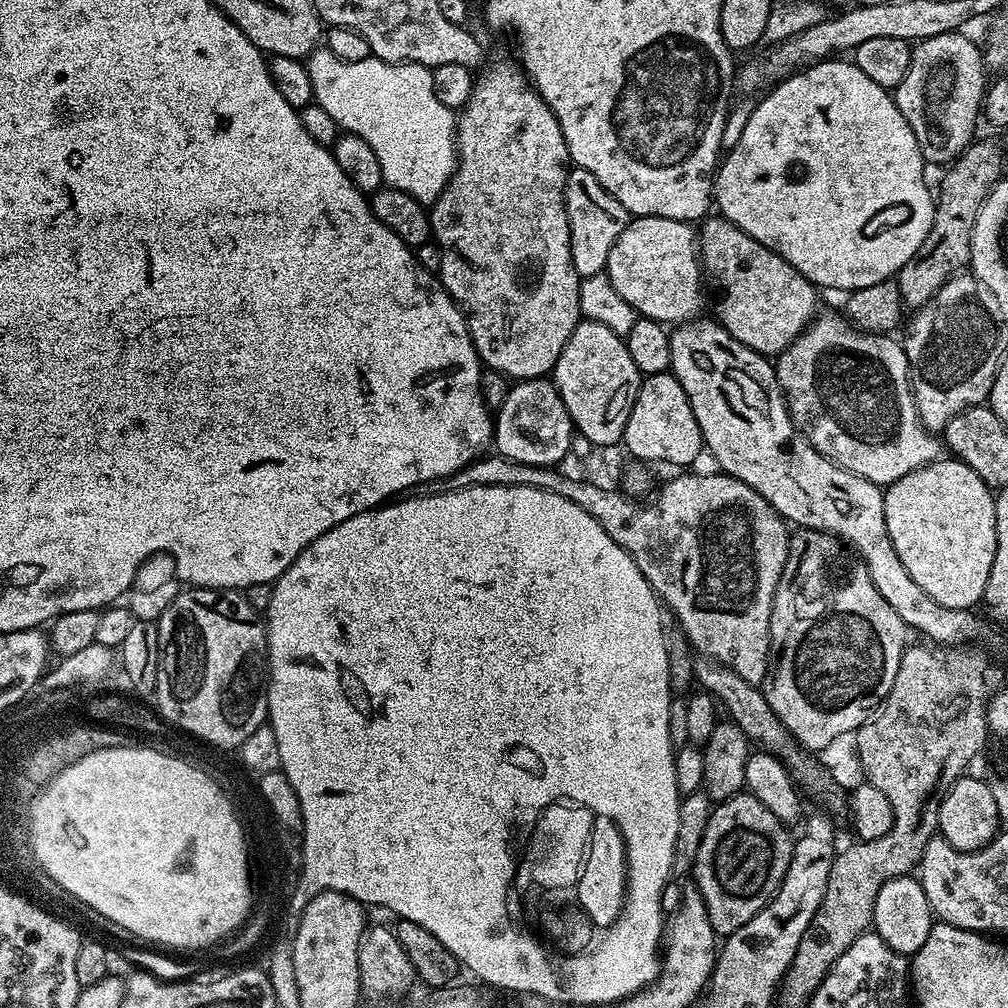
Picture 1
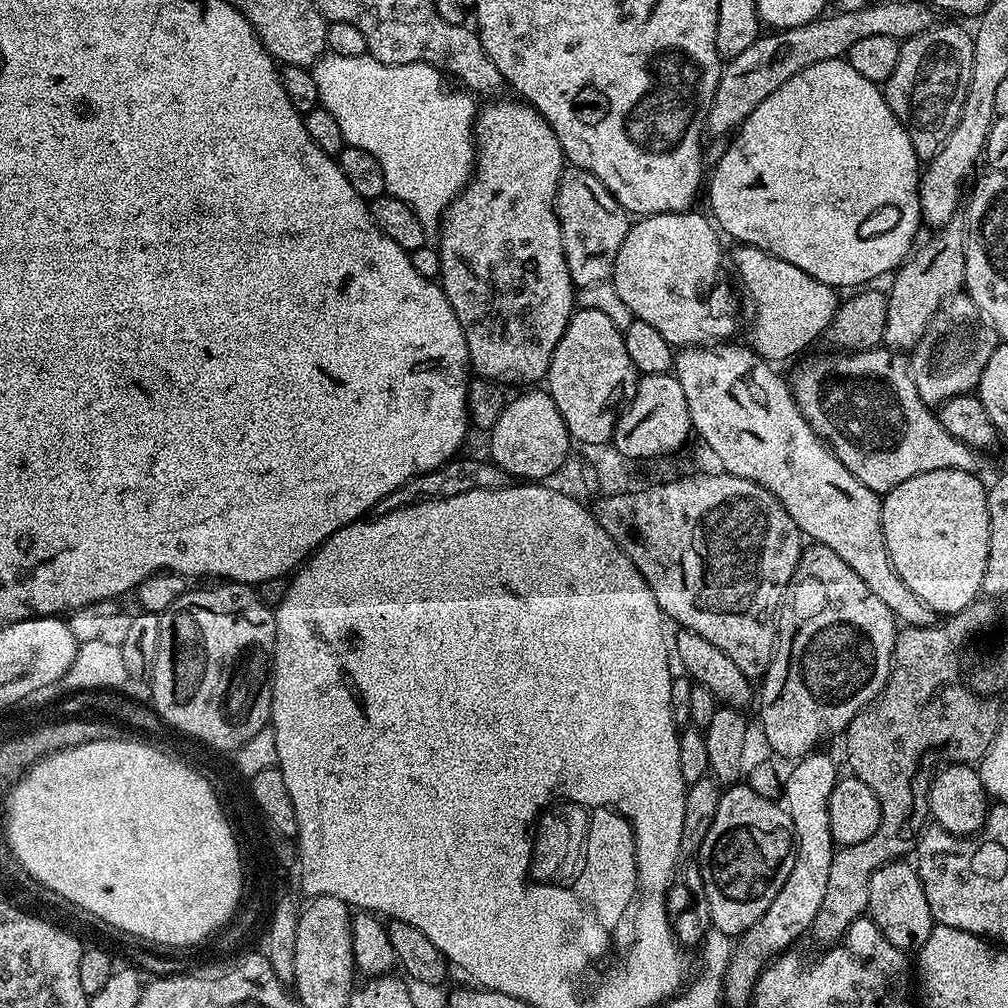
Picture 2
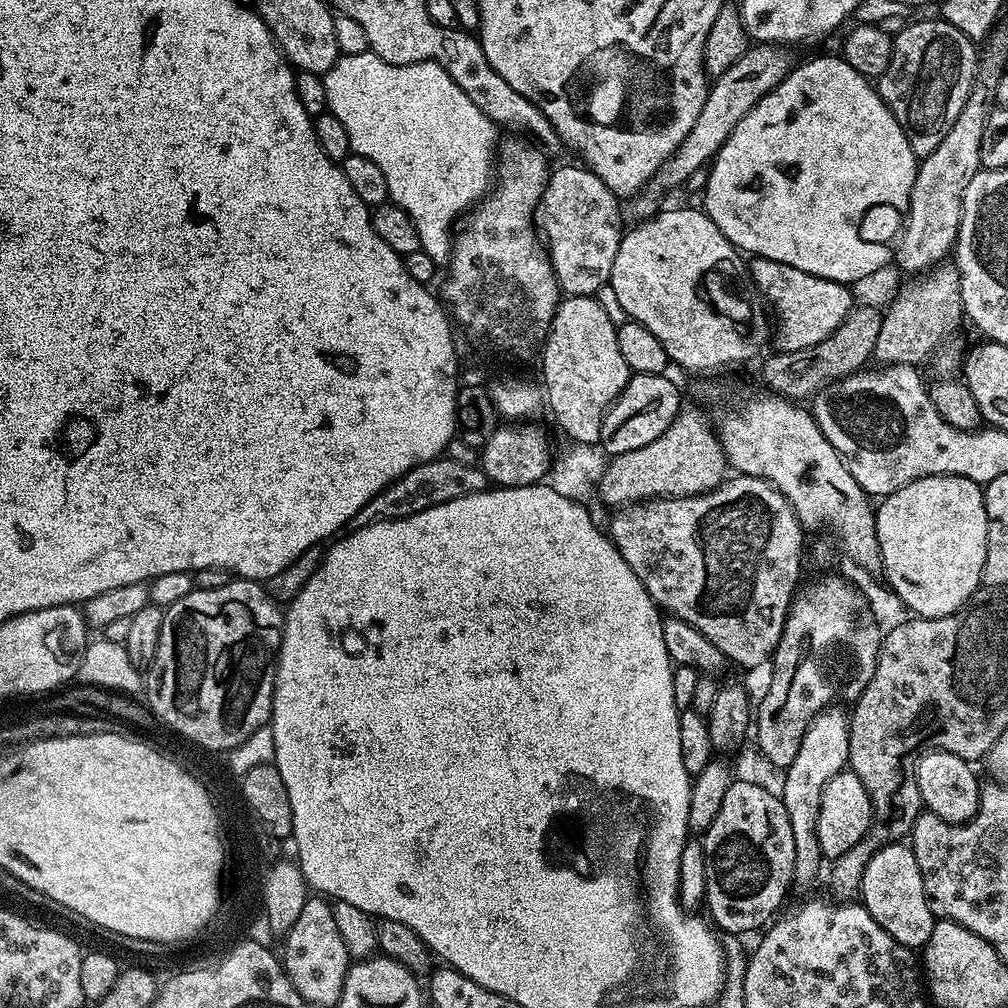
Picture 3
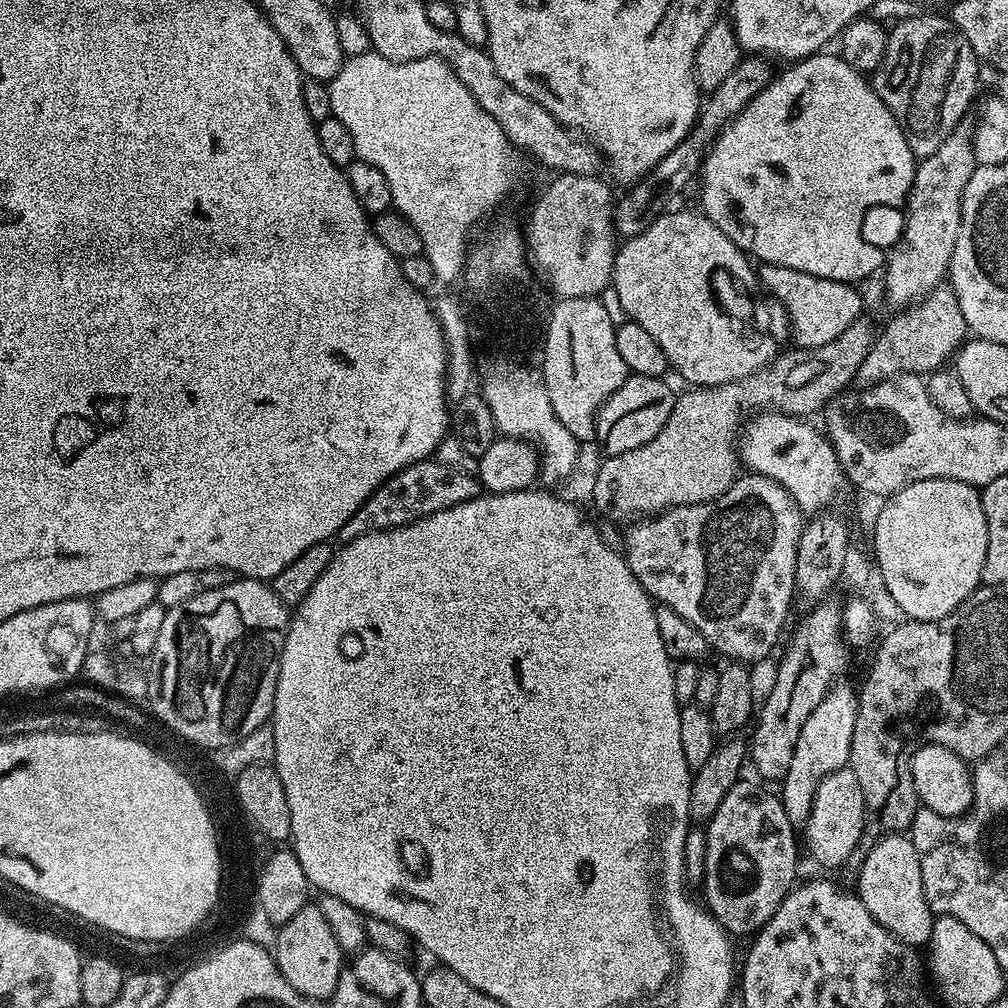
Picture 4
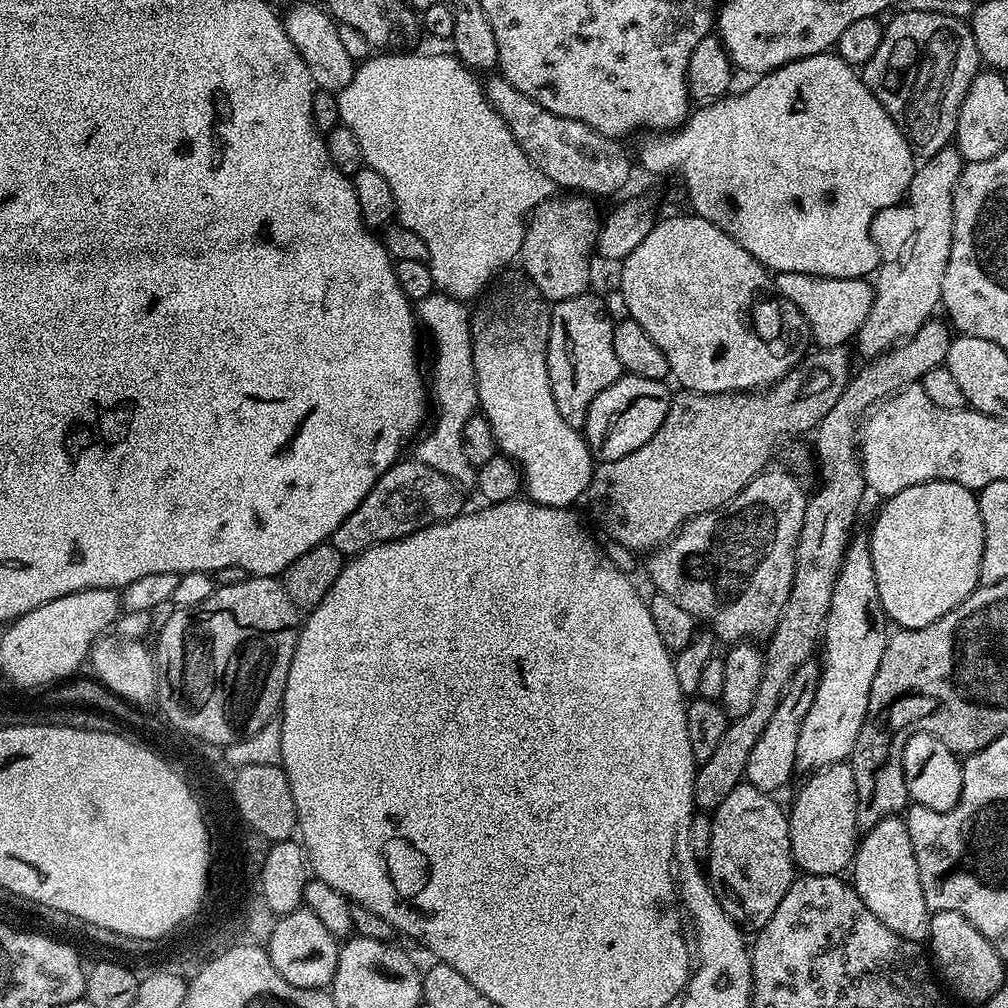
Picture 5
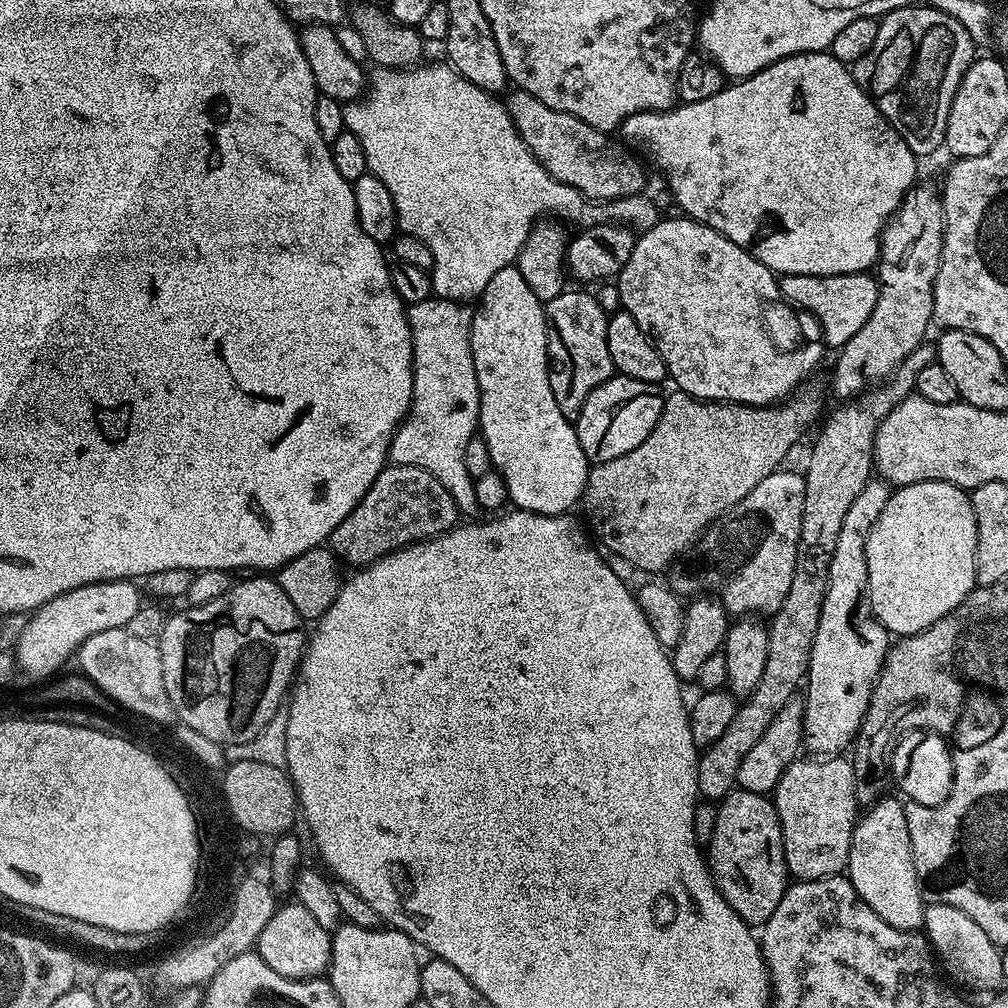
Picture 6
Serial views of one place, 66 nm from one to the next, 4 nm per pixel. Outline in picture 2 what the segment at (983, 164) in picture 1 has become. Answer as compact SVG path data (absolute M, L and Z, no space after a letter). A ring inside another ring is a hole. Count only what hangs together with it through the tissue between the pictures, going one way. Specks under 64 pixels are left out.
M954 218L933 235L936 236L933 240L924 245L921 243L896 269L891 277L892 289L887 289L886 292L888 309L886 310L884 344L887 347L893 350L915 348L922 334L926 334L934 314L944 305L944 301L957 295L964 288L965 235L965 225L961 221L959 224L959 219Z

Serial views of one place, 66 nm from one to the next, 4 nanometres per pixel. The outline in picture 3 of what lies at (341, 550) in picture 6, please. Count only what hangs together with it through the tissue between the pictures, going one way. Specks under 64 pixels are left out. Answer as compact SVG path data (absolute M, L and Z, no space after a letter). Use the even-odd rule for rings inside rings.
M437 458L414 466L409 472L399 476L389 488L382 489L377 496L370 498L370 502L366 502L366 506L362 506L358 514L354 514L351 527L361 528L374 522L406 518L410 514L418 514L422 510L433 508L442 502L450 502L459 496L486 492L489 487L488 475L476 464L458 462L454 458Z

